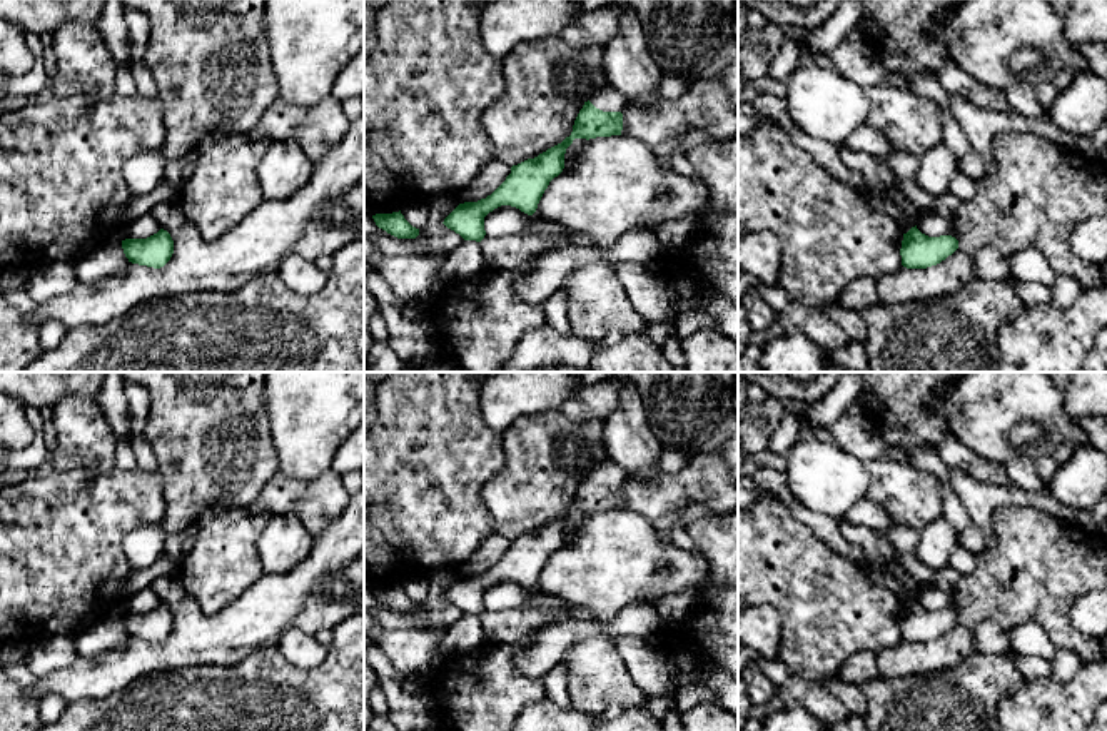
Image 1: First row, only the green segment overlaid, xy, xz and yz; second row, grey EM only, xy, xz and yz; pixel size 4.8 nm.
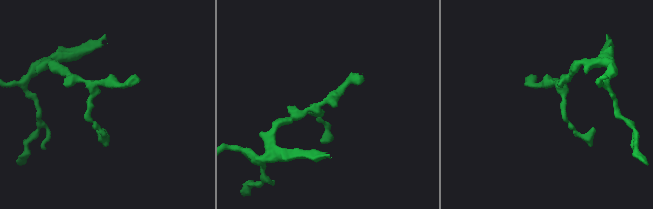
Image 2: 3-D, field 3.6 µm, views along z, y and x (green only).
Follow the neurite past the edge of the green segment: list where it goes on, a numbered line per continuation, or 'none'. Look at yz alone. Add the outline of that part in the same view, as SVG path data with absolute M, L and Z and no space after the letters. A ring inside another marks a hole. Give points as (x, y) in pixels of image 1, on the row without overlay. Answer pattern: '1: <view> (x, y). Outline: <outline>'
none

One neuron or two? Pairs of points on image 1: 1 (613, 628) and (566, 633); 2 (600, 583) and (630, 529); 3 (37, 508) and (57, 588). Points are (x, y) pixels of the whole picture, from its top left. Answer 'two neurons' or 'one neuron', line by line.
1: one neuron
2: one neuron
3: one neuron

